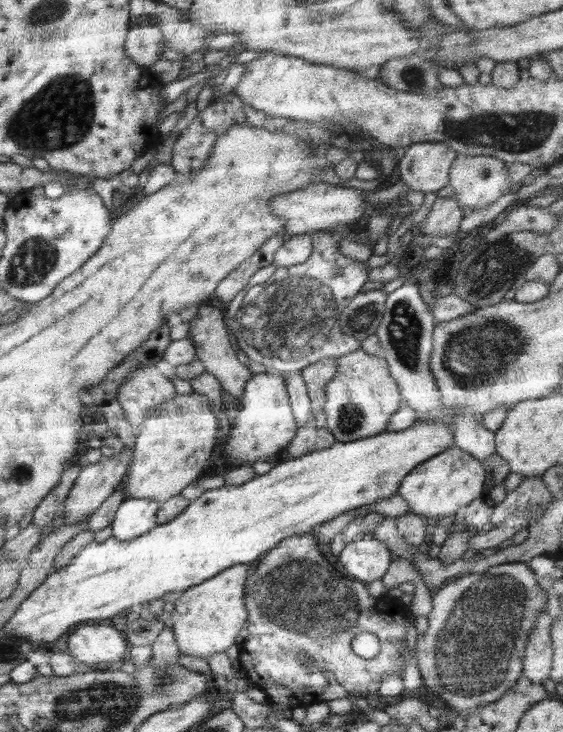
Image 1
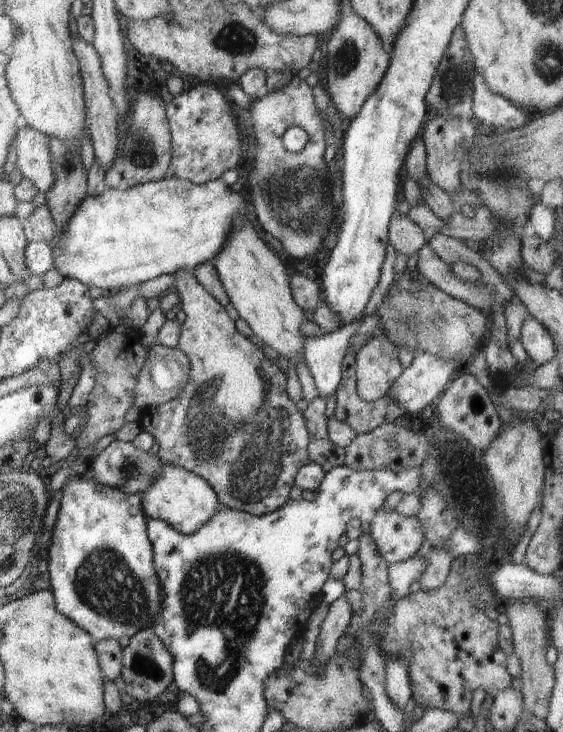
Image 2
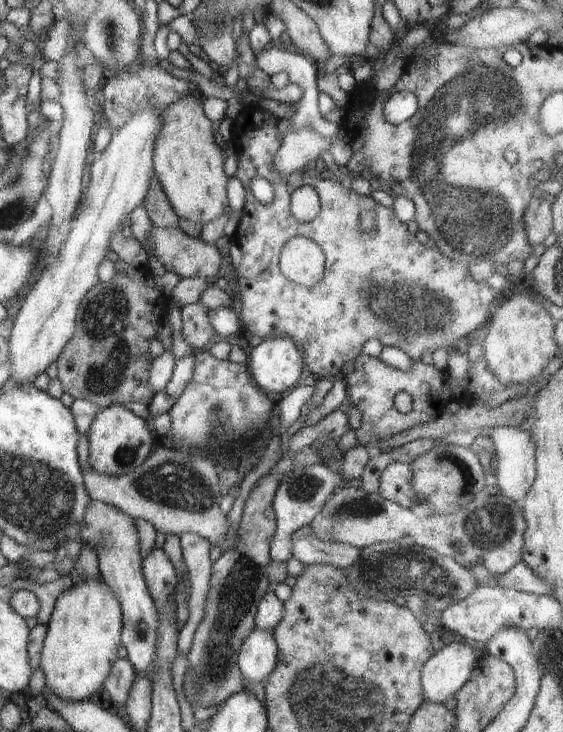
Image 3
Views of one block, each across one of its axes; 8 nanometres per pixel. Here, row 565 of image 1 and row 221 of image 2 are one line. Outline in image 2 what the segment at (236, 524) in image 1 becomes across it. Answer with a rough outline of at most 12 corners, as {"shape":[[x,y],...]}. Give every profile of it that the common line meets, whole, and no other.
{"shape":[[220,179],[87,195],[51,243],[104,293],[214,261],[244,214]]}

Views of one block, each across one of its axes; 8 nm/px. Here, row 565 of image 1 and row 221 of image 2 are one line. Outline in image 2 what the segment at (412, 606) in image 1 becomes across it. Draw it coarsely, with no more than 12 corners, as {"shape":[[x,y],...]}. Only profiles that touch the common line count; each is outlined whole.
{"shape":[[394,210],[389,242],[412,256],[427,243],[408,216]]}

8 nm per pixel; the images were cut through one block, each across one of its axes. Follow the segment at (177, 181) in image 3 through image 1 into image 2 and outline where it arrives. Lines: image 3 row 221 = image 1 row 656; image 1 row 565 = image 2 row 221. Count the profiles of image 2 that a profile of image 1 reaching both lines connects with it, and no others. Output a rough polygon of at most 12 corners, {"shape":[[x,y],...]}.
{"shape":[[236,216],[214,258],[232,306],[279,361],[304,360],[291,276]]}

